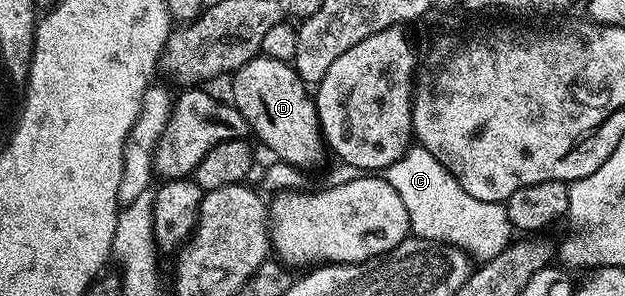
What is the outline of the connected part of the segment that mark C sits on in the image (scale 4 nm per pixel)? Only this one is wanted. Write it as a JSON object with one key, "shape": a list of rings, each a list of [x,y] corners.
{"shape":[[[419,145],[409,148],[407,153],[386,168],[384,176],[394,187],[394,191],[401,196],[402,203],[406,206],[407,217],[410,219],[410,231],[415,236],[440,244],[453,245],[482,263],[500,254],[505,246],[511,244],[514,230],[509,223],[503,202],[475,199],[440,161],[434,159]]]}

